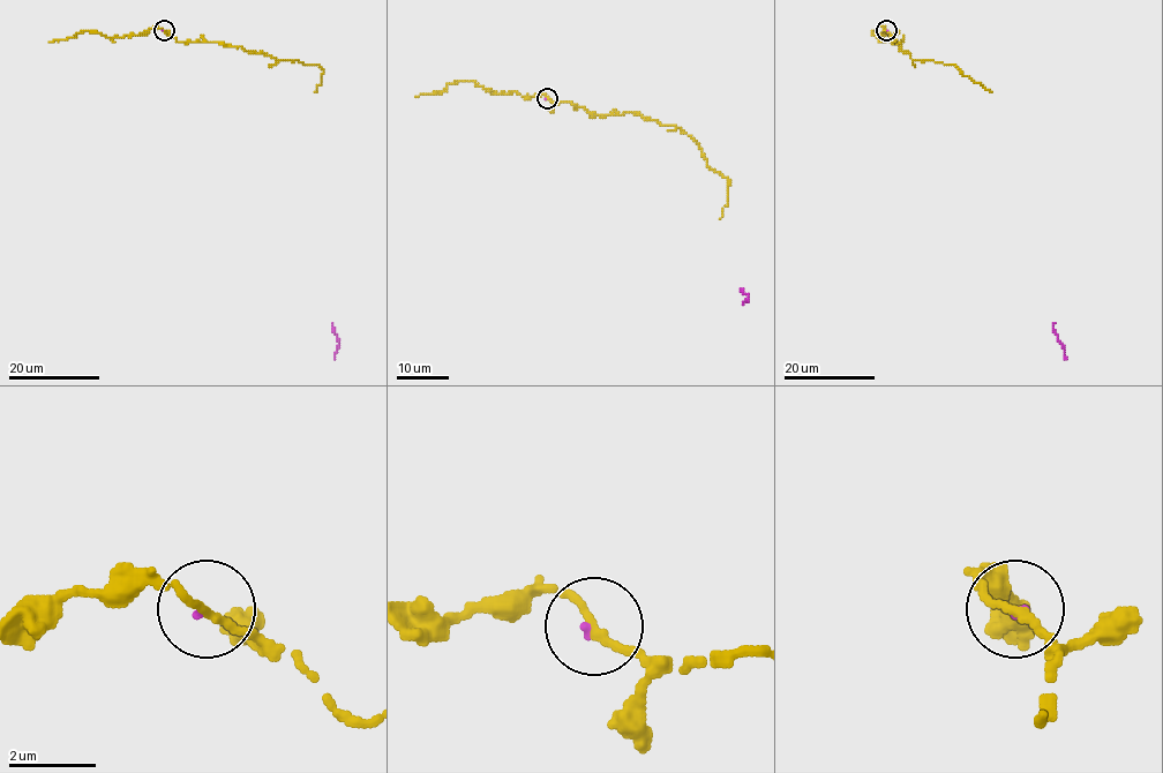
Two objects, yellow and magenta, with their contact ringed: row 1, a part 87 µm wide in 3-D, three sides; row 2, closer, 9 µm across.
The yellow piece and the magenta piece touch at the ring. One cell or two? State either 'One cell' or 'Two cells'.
One cell

